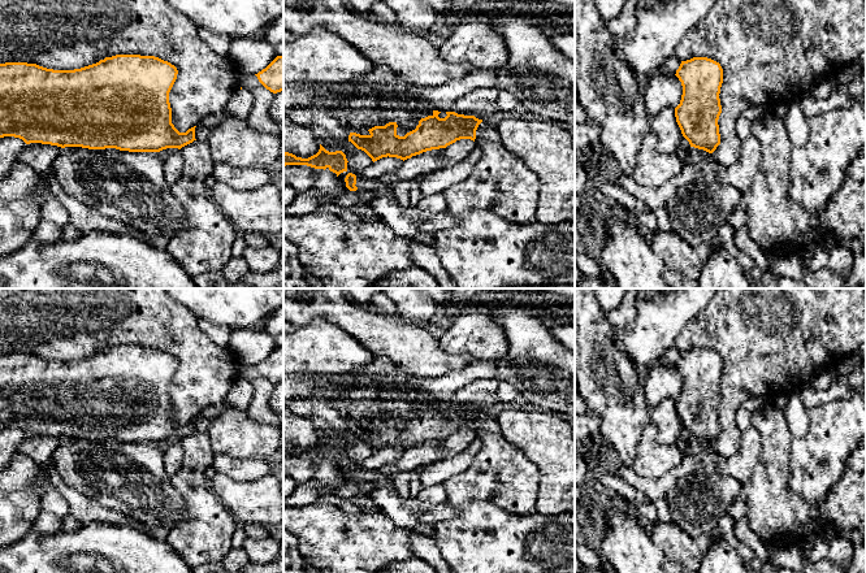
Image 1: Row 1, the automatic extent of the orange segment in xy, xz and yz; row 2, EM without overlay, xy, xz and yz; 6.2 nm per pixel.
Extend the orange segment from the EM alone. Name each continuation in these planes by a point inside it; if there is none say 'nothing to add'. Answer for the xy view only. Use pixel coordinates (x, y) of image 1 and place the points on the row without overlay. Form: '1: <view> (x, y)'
nothing to add

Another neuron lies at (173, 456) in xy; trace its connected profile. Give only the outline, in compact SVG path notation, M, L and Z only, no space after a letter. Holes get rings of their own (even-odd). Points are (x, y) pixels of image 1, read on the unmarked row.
M178 442L172 443L163 455L163 463L168 476L174 476L183 463L183 450Z

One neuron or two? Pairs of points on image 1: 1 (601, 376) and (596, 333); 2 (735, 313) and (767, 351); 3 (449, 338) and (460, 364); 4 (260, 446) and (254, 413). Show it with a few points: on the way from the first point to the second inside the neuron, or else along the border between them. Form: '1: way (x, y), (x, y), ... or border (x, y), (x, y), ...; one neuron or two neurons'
1: way (600, 365), (596, 360), (596, 343); one neuron
2: way (744, 322), (763, 342); one neuron
3: border (437, 333), (444, 350), (467, 354), (473, 359); two neurons
4: border (246, 409), (246, 415), (250, 419), (269, 425); two neurons

